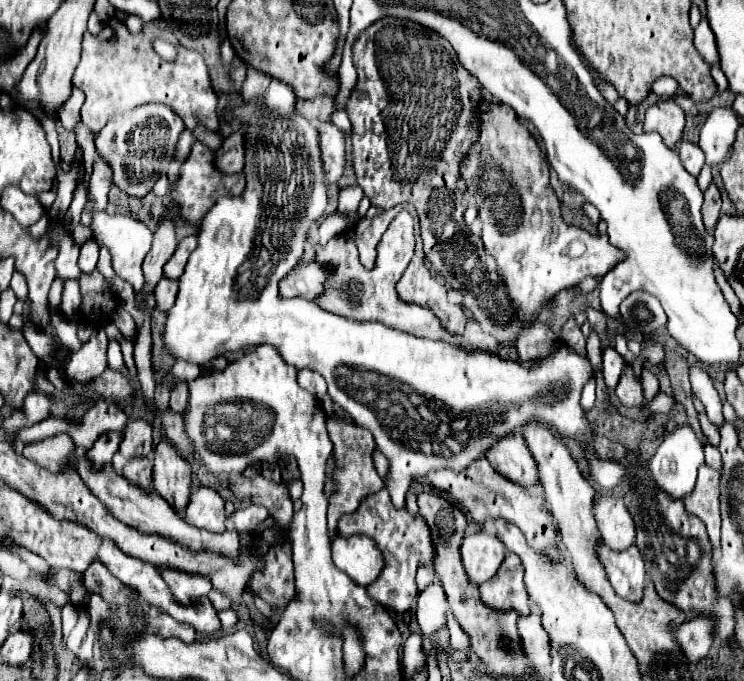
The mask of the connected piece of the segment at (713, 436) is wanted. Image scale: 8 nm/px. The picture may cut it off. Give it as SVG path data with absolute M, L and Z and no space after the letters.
M699 414L698 416L704 416L704 424L700 424L701 429L706 436L707 440L715 447L719 445L720 434L717 428L709 421L705 414Z

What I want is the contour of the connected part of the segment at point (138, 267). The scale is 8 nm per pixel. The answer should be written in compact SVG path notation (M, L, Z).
M92 210L92 224L90 224L94 238L100 246L106 246L112 254L112 268L114 272L126 280L128 284L134 286L134 290L140 290L144 284L144 276L142 276L142 262L146 258L146 254L152 248L152 230L140 222L134 216L108 216L106 212L100 210Z

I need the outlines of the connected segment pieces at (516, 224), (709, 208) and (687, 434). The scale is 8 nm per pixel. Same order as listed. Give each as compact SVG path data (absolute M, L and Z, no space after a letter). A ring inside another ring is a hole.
M486 100L482 110L482 134L478 144L472 146L468 160L464 162L462 180L472 190L480 208L480 220L484 226L482 242L486 252L496 260L496 270L500 282L506 288L508 300L516 308L518 318L524 324L530 324L540 308L560 290L576 286L584 278L596 278L610 272L620 262L620 250L612 246L606 236L594 236L582 228L564 224L560 216L560 200L548 182L548 164L544 154L540 152L530 132L518 122L518 116L512 112L512 108Z
M710 184L704 194L704 206L702 206L702 218L704 218L704 226L708 232L714 230L714 226L720 218L720 208L722 208L720 190L716 188L716 184Z
M690 426L678 428L674 430L656 450L656 454L642 462L642 468L646 470L646 474L656 482L656 486L666 492L670 498L684 498L692 492L694 482L696 482L696 472L698 468L704 464L704 450L702 450L702 442L696 438L694 430Z

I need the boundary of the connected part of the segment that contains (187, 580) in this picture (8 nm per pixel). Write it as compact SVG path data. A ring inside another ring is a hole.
M170 568L162 570L162 580L168 584L168 588L172 590L174 598L178 604L194 604L198 602L202 596L208 596L212 584L208 584L206 576L188 576L186 572L172 572Z

